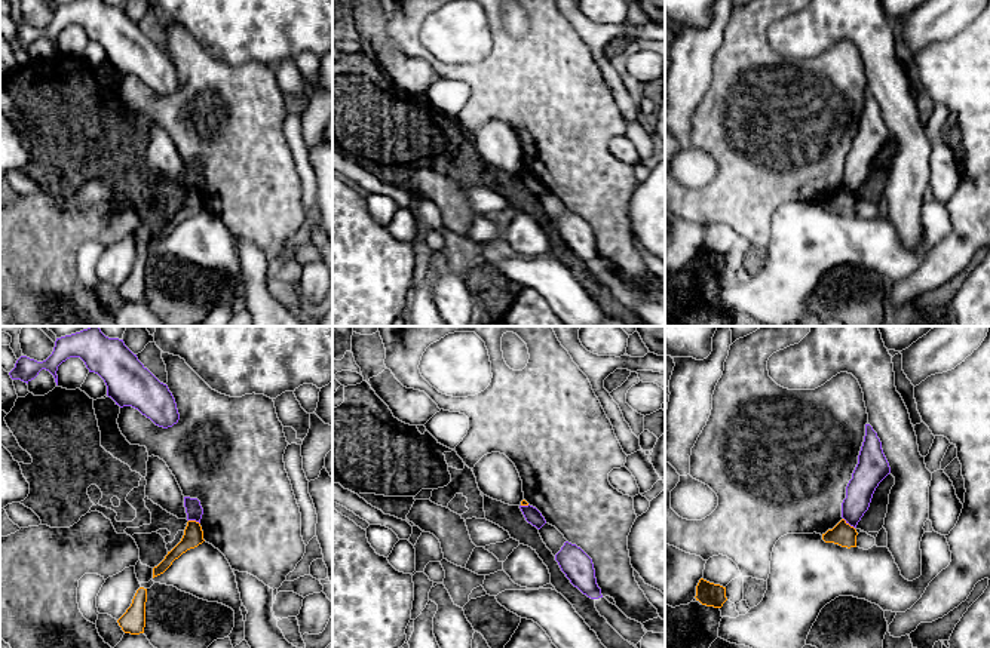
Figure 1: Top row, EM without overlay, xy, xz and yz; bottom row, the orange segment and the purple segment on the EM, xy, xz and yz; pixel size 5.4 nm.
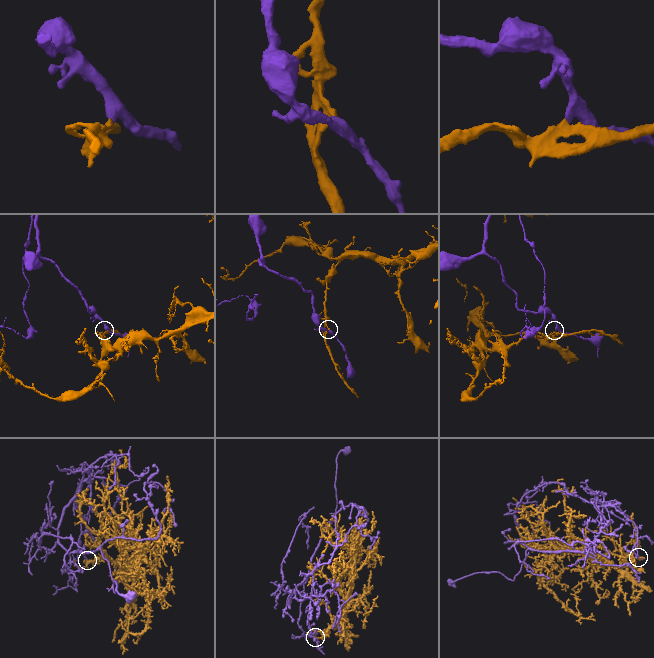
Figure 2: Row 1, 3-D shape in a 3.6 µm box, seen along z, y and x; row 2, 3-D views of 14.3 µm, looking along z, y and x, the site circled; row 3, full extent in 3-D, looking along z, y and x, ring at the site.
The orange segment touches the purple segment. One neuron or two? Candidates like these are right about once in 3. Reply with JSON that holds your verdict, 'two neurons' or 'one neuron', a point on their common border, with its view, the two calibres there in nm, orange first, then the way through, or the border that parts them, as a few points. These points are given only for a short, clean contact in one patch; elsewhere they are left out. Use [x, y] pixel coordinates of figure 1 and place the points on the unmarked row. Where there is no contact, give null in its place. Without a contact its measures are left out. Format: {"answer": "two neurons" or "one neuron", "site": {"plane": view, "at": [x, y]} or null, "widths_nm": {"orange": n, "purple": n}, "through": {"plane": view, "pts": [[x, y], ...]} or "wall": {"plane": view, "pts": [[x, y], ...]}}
{"answer": "two neurons", "site": {"plane": "yz", "at": [848, 192]}, "widths_nm": {"orange": 120, "purple": 150}, "wall": {"plane": "yz", "pts": [[843, 186], [854, 196]]}}

